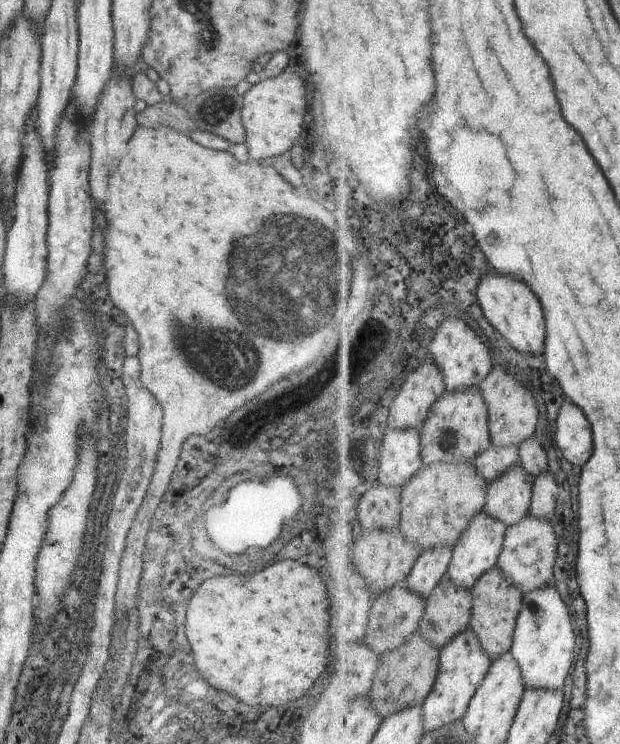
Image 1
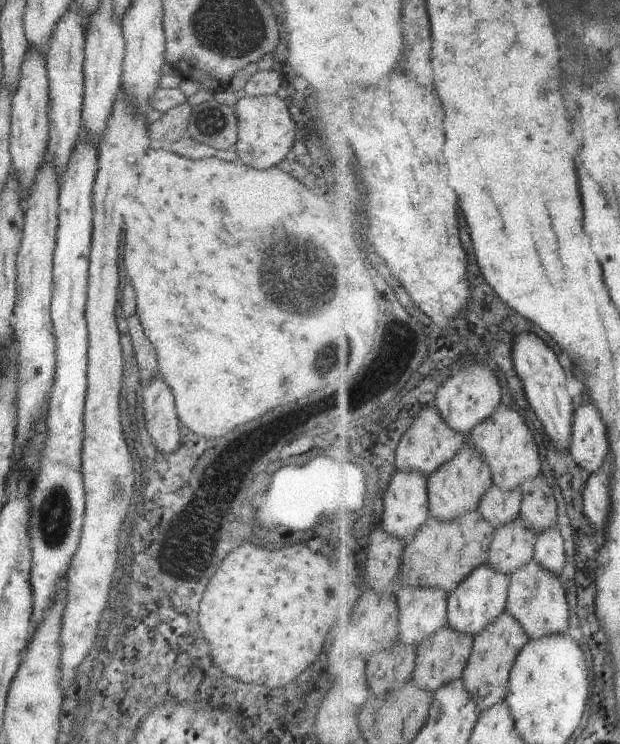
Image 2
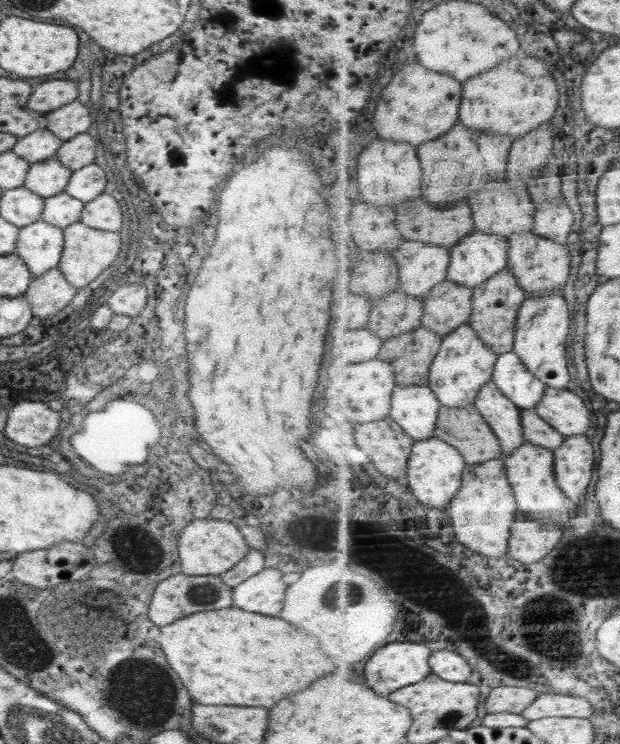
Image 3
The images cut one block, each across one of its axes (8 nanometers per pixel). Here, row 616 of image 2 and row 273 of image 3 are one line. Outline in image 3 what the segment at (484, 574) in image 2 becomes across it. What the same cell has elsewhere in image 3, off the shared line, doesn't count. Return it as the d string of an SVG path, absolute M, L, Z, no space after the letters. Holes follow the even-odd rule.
M476 228L475 231L471 232L471 235L468 235L468 238L455 244L451 250L451 267L448 279L475 290L476 287L483 285L487 280L499 275L505 268L509 267L510 247L511 243L505 236L490 234Z

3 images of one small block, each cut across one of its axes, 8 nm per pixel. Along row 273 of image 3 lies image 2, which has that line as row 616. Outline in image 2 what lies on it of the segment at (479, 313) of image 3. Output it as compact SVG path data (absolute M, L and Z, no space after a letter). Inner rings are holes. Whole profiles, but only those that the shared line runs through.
M506 610L482 634L475 637L475 647L464 678L467 690L483 710L494 708L496 704L506 701L510 696L513 670L523 649L527 648L530 641L531 636L525 630L523 623L510 610Z

